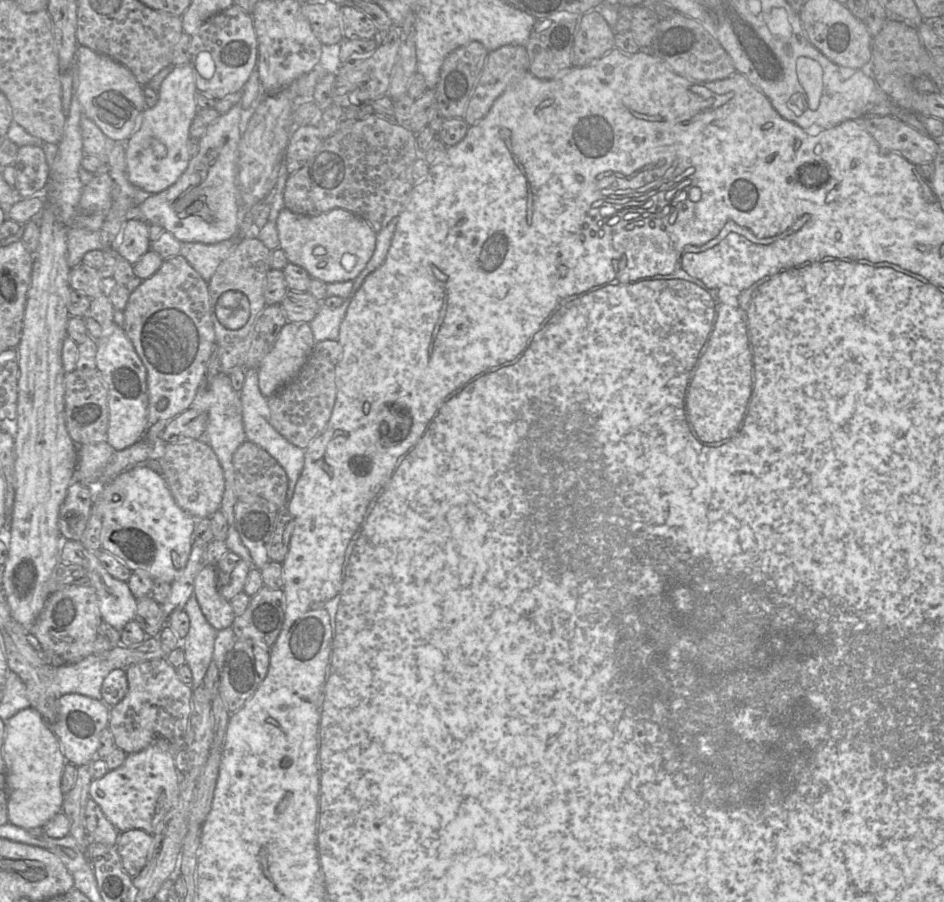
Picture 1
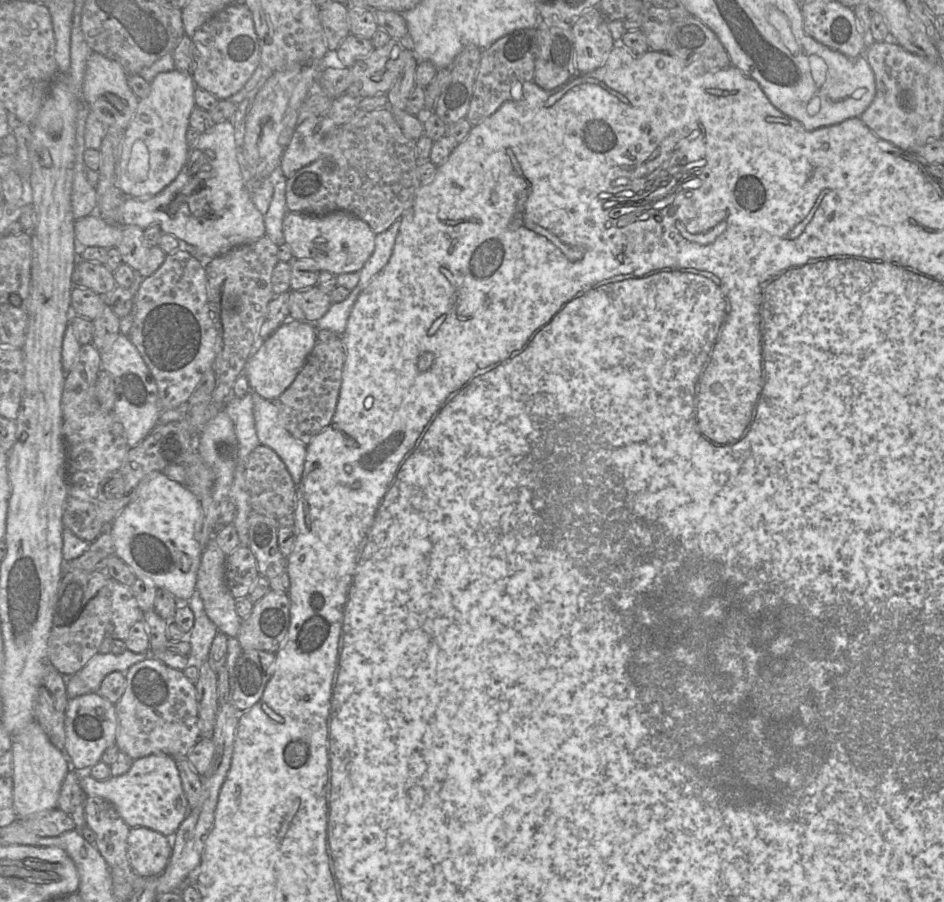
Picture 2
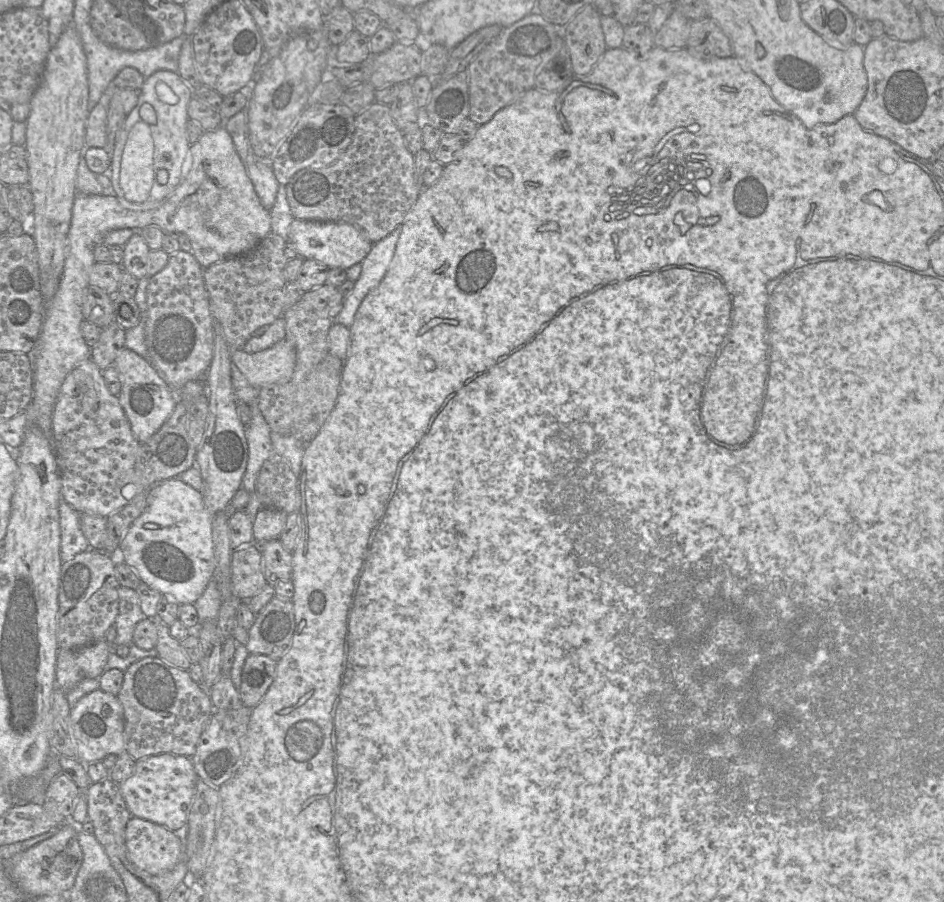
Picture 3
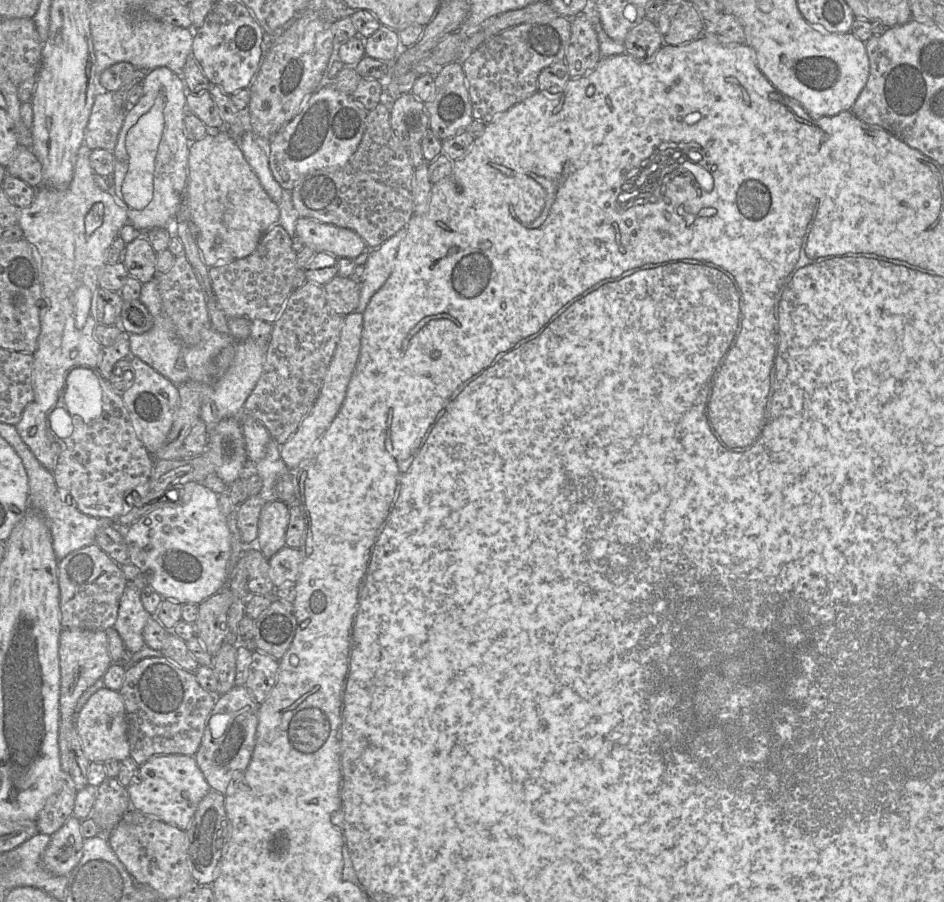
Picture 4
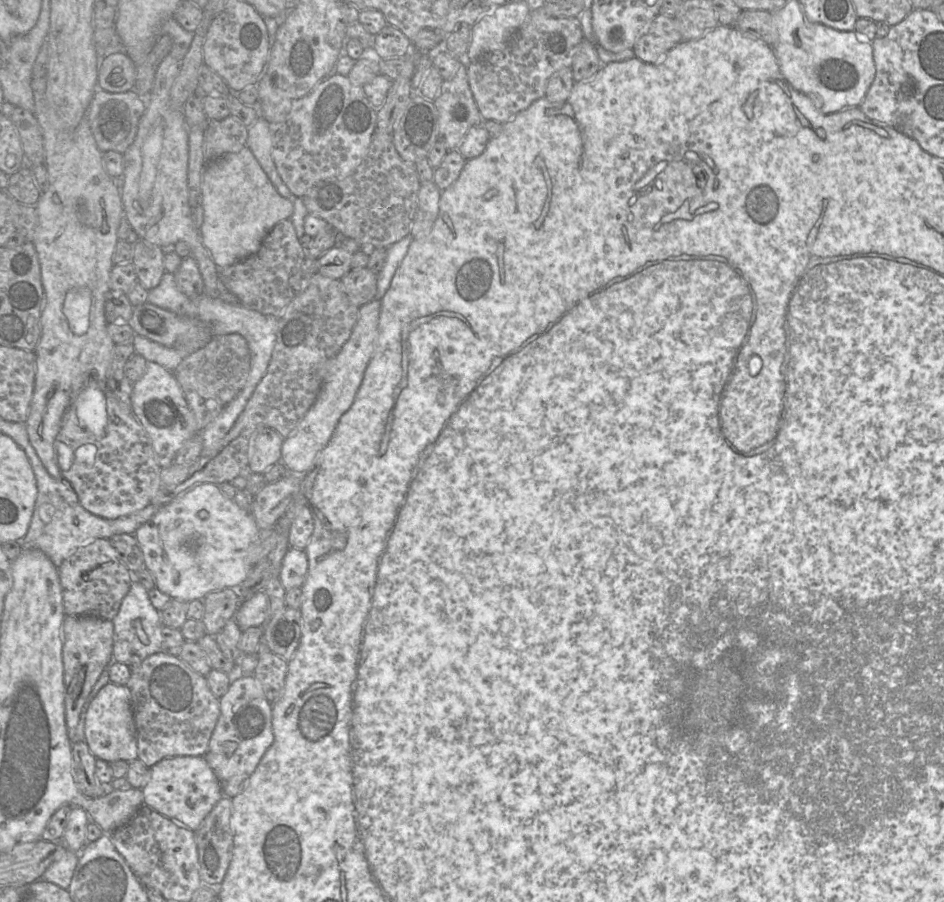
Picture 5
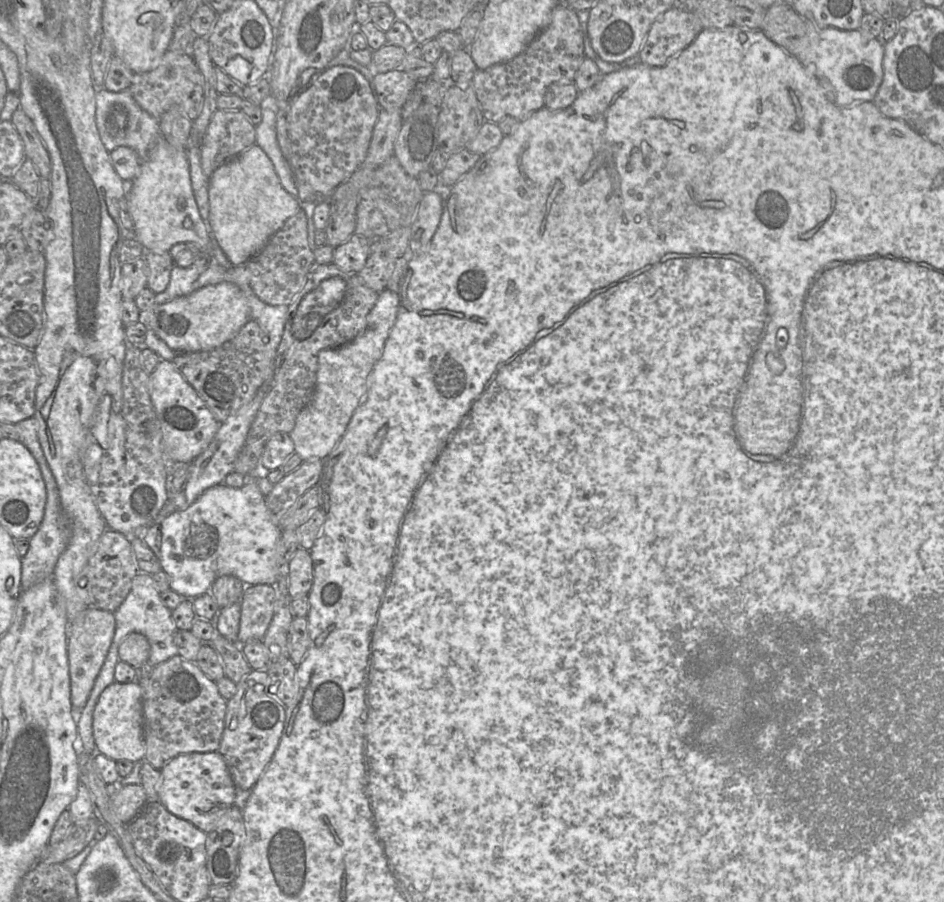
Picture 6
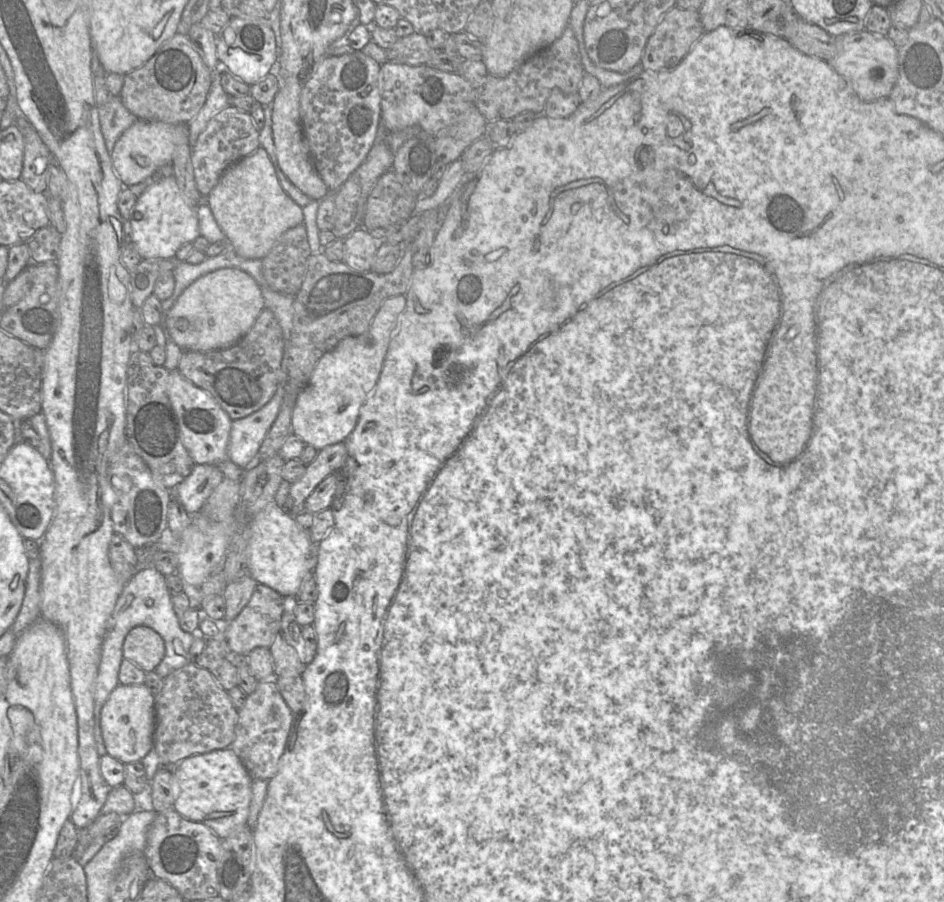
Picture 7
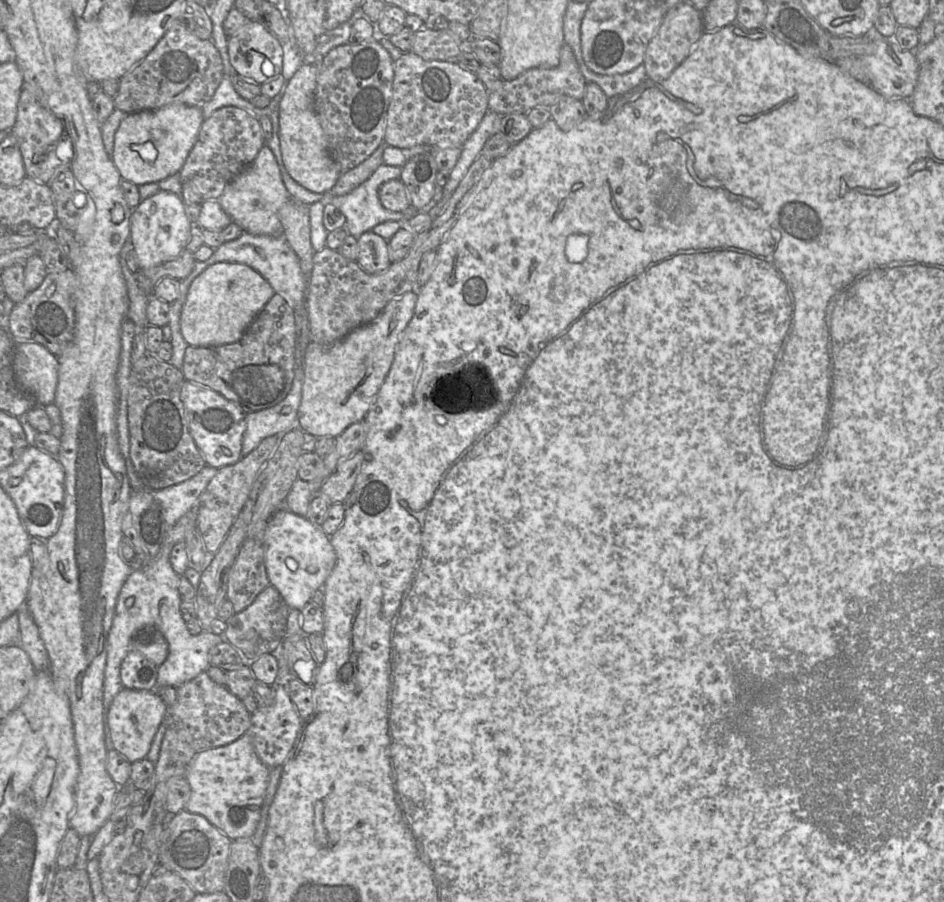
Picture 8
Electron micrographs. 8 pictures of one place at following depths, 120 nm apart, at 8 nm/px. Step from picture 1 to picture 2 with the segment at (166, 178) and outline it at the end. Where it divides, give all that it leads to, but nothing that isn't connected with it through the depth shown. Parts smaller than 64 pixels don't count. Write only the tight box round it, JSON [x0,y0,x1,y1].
[118,69,196,198]

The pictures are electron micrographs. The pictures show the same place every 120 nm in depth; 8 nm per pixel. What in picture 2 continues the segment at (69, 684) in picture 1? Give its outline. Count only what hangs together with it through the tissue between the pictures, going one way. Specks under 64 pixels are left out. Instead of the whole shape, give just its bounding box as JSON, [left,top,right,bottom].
[77,650,152,692]

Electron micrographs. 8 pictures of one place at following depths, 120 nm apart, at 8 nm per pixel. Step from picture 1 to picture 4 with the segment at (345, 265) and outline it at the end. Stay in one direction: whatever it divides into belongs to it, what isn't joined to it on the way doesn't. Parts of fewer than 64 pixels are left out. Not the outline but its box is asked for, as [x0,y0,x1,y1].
[296,217,367,259]

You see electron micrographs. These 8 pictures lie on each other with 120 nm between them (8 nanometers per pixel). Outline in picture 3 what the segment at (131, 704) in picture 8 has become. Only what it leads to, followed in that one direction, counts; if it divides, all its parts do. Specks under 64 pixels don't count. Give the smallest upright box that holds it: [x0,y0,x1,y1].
[70,689,125,765]

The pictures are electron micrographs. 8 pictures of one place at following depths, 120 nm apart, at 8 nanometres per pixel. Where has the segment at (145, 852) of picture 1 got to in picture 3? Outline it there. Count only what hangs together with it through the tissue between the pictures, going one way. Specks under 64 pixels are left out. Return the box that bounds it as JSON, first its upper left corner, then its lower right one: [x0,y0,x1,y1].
[125,817,183,876]

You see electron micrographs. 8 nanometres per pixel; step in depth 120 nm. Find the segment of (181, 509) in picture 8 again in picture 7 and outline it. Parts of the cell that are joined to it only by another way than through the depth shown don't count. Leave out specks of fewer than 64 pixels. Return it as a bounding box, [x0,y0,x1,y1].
[169,464,223,514]

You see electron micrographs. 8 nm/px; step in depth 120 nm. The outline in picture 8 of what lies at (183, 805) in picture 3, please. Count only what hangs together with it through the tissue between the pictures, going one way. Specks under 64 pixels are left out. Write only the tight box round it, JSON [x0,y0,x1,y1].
[184,734,270,840]

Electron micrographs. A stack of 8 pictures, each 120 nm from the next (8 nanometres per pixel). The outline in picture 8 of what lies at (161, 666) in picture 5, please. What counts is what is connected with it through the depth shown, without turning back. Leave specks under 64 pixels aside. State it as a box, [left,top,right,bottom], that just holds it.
[165,671,251,752]

